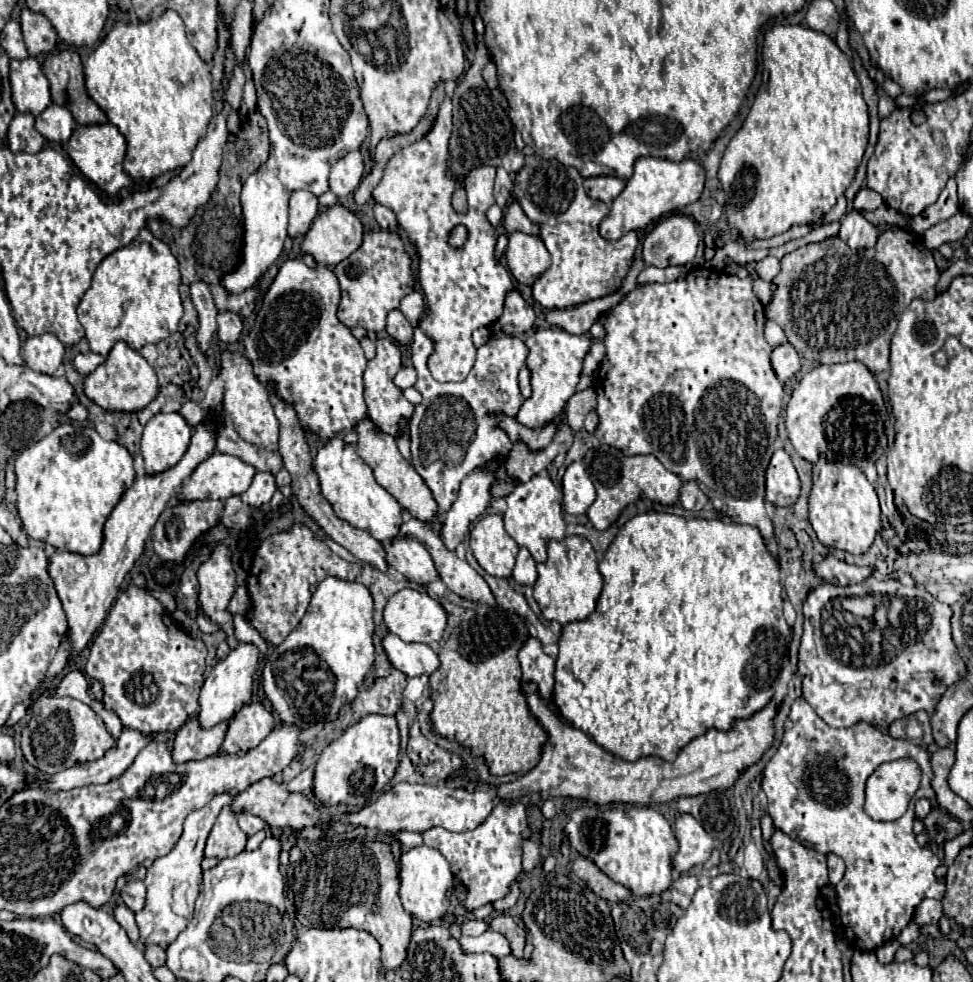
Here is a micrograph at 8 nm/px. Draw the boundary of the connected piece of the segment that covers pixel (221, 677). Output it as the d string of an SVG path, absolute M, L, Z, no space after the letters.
M240 643L236 649L228 653L226 659L218 661L212 671L208 673L202 691L200 691L200 725L202 727L214 727L220 721L230 719L244 703L250 701L252 697L252 683L254 683L254 673L258 667L258 647L252 643Z

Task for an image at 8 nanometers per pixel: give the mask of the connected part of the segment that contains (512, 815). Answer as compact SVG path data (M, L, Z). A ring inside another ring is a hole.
M502 799L492 813L472 831L452 833L442 827L432 827L422 833L428 847L438 847L450 863L450 871L466 887L466 909L478 909L486 903L504 899L512 883L520 883L526 873L522 869L522 831L528 829L526 807L522 801Z

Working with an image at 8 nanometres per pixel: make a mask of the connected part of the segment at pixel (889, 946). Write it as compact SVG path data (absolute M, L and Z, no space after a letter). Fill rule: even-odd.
M892 939L892 941L884 943L882 947L878 947L874 953L876 953L876 957L878 957L880 963L890 963L894 959L894 953L898 951L898 947L900 947L900 943L896 939Z

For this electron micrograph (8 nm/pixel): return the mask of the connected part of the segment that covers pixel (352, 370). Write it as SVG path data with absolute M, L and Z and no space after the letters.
M300 259L286 261L280 267L268 293L264 295L254 327L244 339L244 355L254 365L256 377L262 383L274 381L276 393L296 409L302 427L322 439L332 439L338 431L352 429L366 415L362 381L362 375L366 371L366 357L358 339L354 339L350 329L338 321L338 303L340 285L330 267L322 263L316 263L316 267L308 267Z

